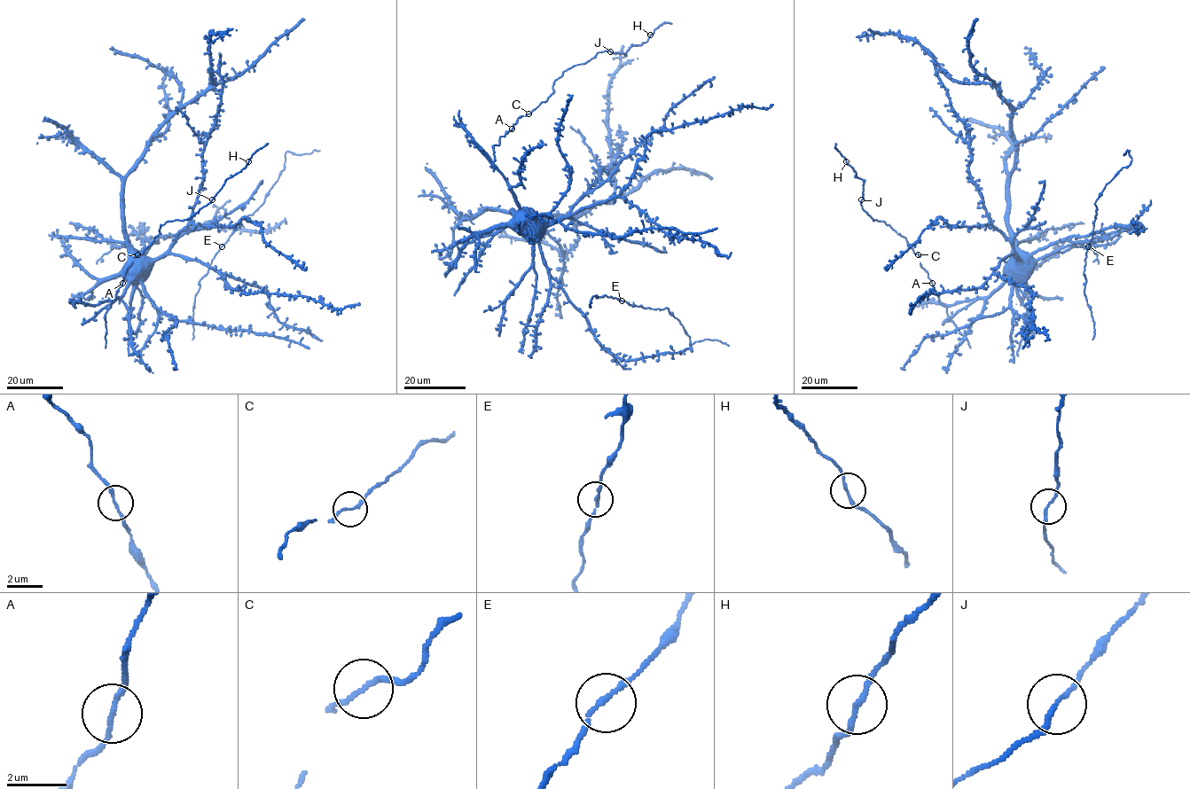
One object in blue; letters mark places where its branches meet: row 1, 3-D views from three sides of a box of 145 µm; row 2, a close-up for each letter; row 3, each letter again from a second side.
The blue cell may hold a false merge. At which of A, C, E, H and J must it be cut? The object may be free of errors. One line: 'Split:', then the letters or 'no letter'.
Split: no letter

